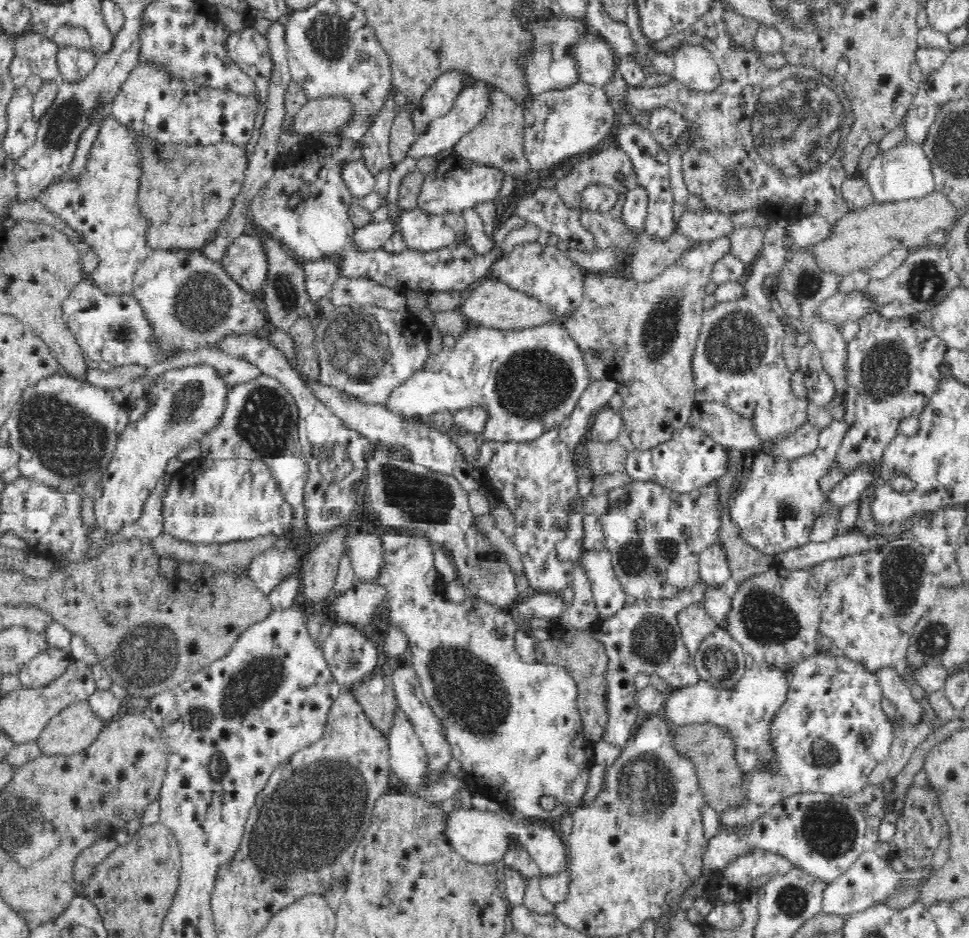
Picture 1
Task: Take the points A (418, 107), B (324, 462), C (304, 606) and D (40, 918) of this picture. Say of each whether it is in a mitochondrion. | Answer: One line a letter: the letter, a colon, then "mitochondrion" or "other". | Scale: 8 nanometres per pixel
A: other
B: other
C: other
D: other

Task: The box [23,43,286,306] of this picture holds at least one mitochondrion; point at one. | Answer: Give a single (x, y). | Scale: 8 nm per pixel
(64, 121)

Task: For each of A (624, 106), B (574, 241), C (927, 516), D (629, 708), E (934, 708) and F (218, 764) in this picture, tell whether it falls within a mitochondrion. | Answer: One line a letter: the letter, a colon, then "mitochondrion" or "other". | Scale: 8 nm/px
A: other
B: other
C: other
D: other
E: other
F: mitochondrion

